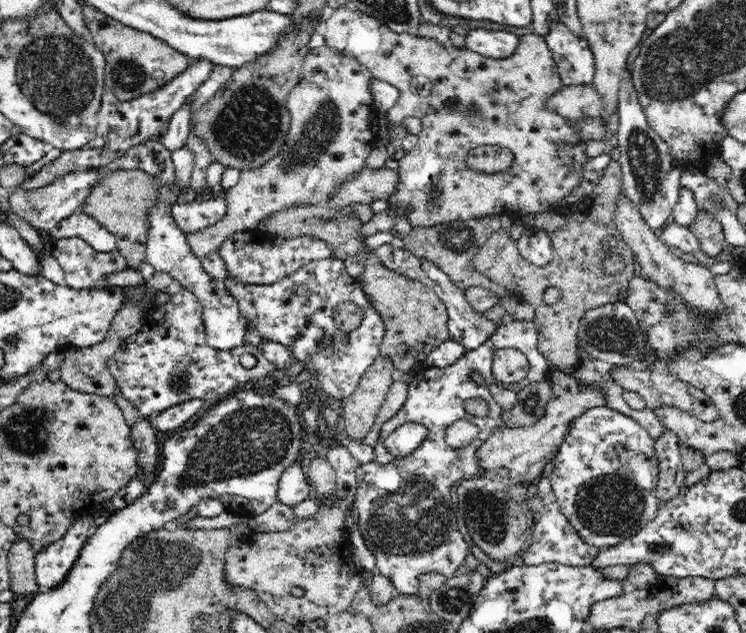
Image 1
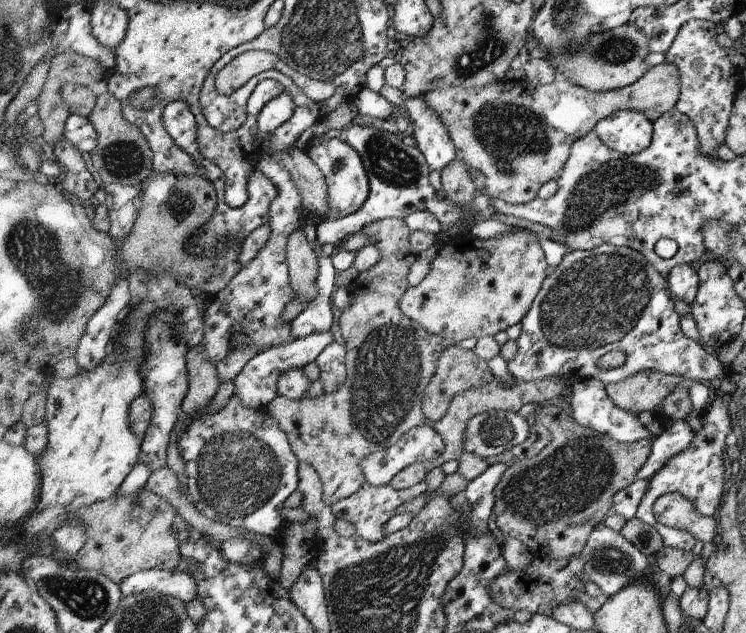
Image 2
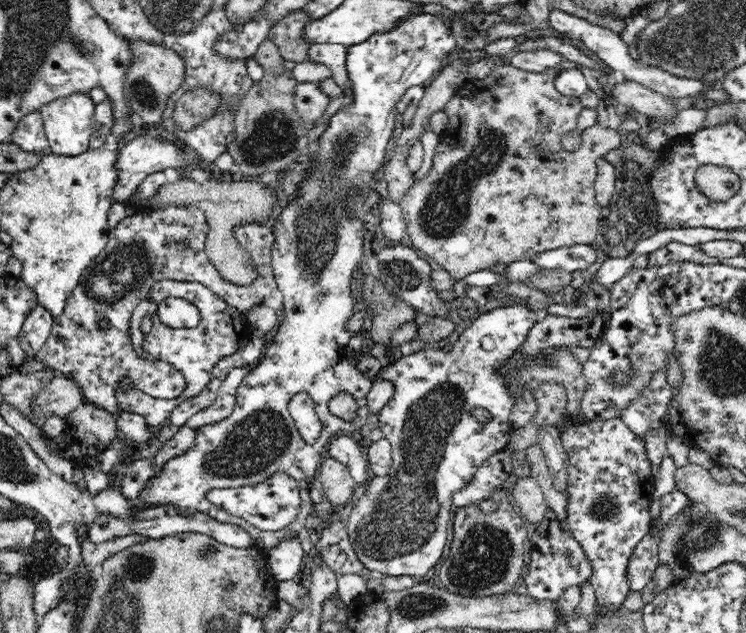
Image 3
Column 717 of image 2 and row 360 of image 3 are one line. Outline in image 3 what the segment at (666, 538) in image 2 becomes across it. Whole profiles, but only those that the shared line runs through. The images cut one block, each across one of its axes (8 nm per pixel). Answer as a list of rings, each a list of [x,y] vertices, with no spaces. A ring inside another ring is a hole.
[[[516,303],[510,306],[503,306],[495,308],[480,315],[470,327],[466,328],[460,335],[460,338],[447,348],[439,349],[436,346],[431,346],[428,350],[420,350],[407,356],[402,356],[396,362],[386,367],[382,367],[380,373],[375,377],[375,380],[388,380],[394,383],[394,396],[384,405],[384,408],[380,410],[379,416],[379,428],[384,433],[384,438],[391,442],[392,447],[392,463],[389,473],[384,476],[374,475],[365,486],[365,492],[360,498],[355,498],[352,506],[345,512],[344,520],[346,522],[346,529],[348,537],[352,547],[358,556],[358,559],[366,566],[366,569],[373,571],[376,570],[382,575],[386,576],[412,576],[416,580],[422,580],[436,564],[439,564],[439,560],[442,560],[442,554],[446,544],[450,544],[450,540],[454,537],[454,492],[462,490],[473,478],[476,470],[479,466],[482,466],[492,454],[500,452],[500,450],[507,449],[510,444],[510,437],[516,430],[515,426],[509,422],[510,413],[514,408],[516,397],[510,392],[508,387],[508,380],[505,380],[505,376],[502,375],[502,368],[508,367],[512,356],[520,350],[522,344],[525,344],[526,338],[529,335],[530,328],[534,326],[541,317],[538,309],[527,305]],[[476,407],[486,407],[486,410],[490,411],[492,420],[488,420],[488,423],[479,423],[471,415],[472,409]]]

